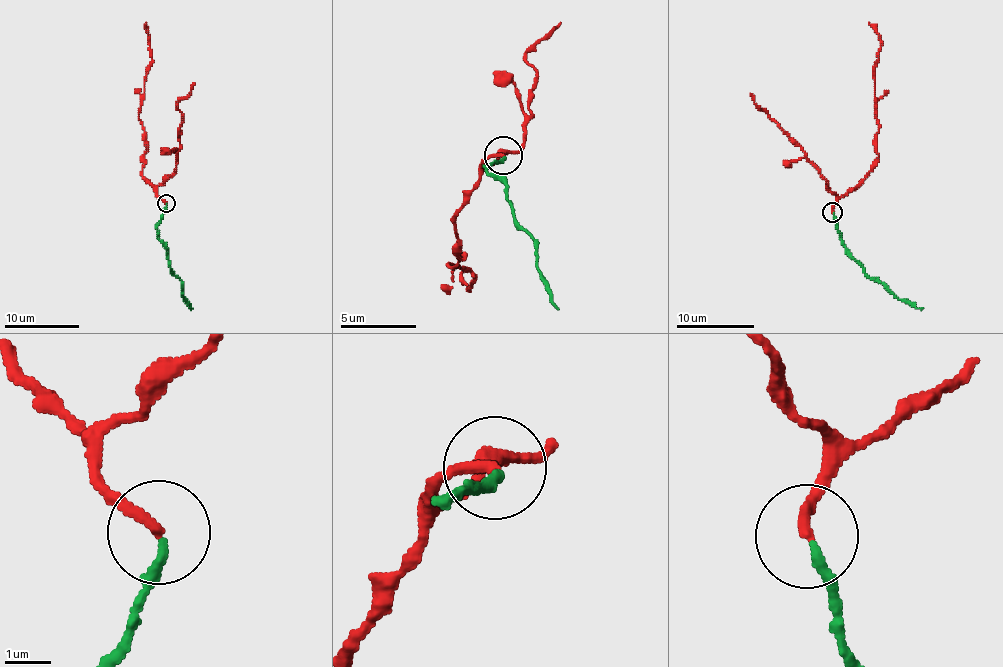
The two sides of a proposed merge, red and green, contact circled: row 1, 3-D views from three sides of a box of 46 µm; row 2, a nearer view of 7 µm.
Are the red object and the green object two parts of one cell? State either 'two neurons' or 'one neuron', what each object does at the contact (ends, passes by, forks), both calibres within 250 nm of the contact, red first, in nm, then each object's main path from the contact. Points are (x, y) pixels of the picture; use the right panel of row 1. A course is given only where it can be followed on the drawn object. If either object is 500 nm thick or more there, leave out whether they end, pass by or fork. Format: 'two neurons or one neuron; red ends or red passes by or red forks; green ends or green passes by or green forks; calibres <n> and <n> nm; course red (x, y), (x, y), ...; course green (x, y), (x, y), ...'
one neuron; red ends; green ends; calibres 260 and 200 nm; course red (832, 213), (836, 202), (859, 183), (878, 155), (874, 78), (880, 35), (869, 22); course green (834, 213), (845, 250), (869, 276), (876, 277), (900, 299), (923, 308)

